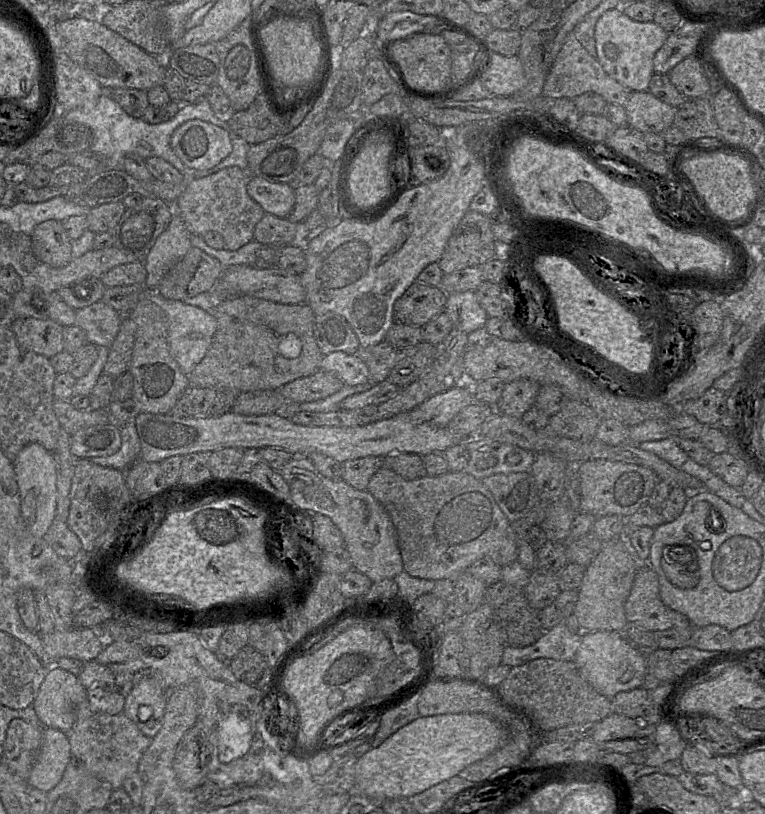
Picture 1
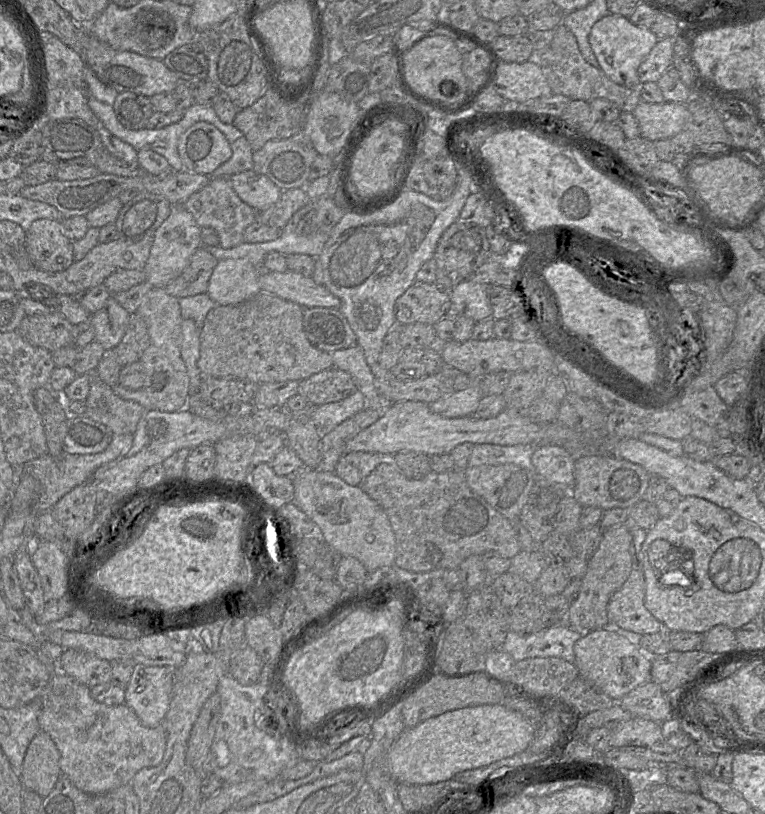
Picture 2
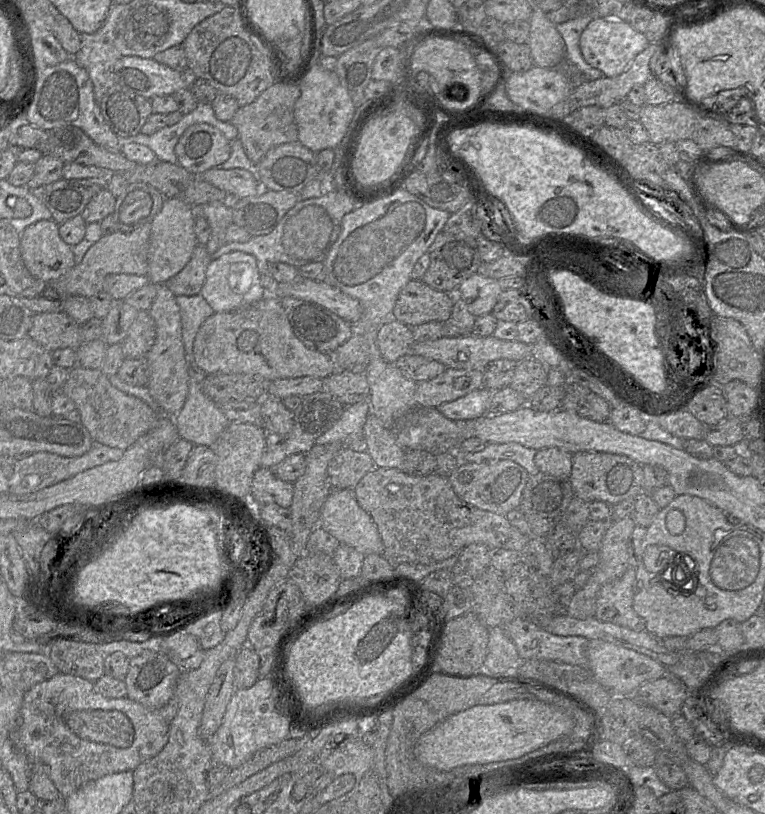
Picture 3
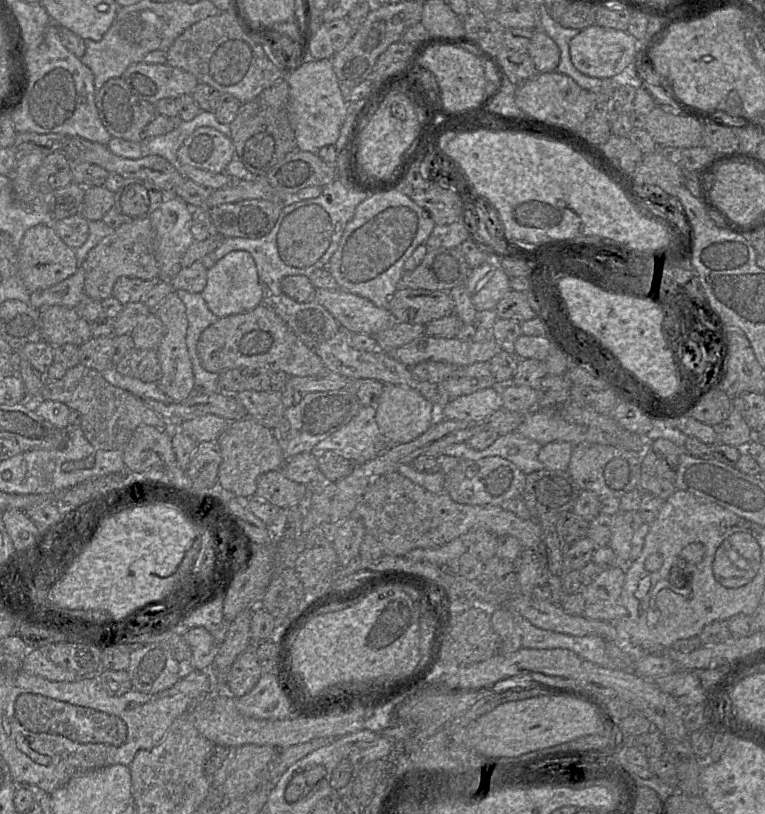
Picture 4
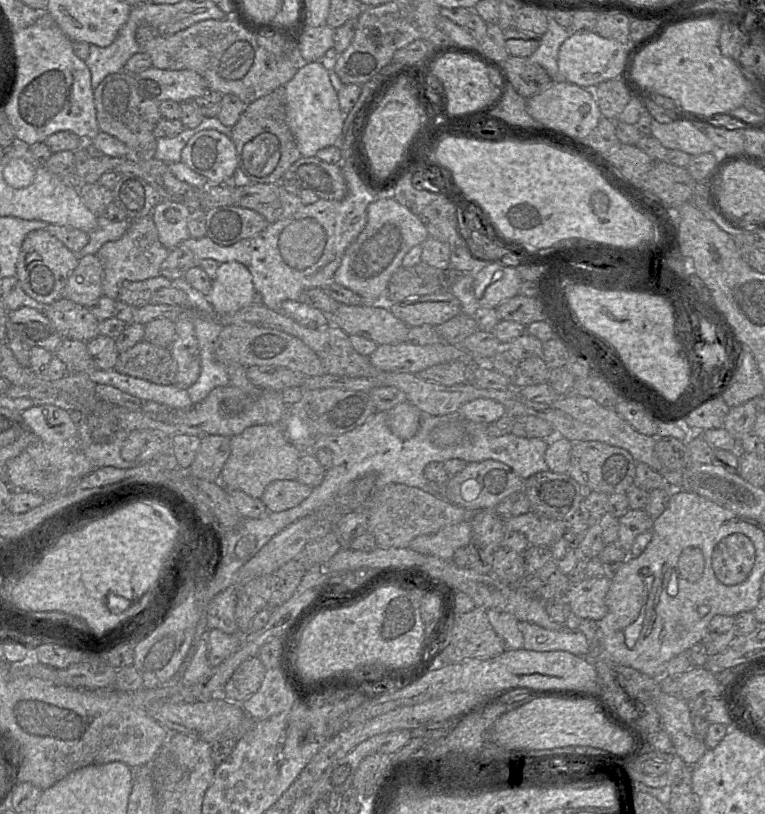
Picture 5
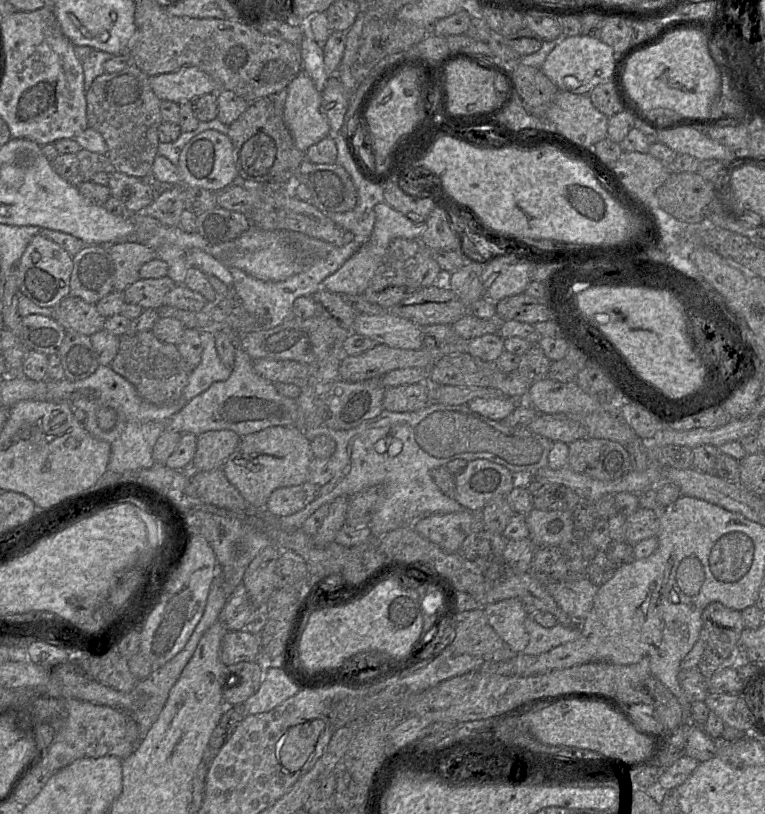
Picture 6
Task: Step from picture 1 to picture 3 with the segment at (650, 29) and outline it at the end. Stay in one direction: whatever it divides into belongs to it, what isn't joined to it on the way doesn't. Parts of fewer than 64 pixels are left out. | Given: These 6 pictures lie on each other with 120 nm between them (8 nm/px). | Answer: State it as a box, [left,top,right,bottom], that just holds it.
[579,17,649,77]

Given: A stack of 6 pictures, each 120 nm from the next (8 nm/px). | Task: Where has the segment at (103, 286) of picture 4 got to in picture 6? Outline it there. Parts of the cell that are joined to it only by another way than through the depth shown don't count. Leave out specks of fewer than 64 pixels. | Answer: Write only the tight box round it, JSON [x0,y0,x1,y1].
[109,242,157,292]

